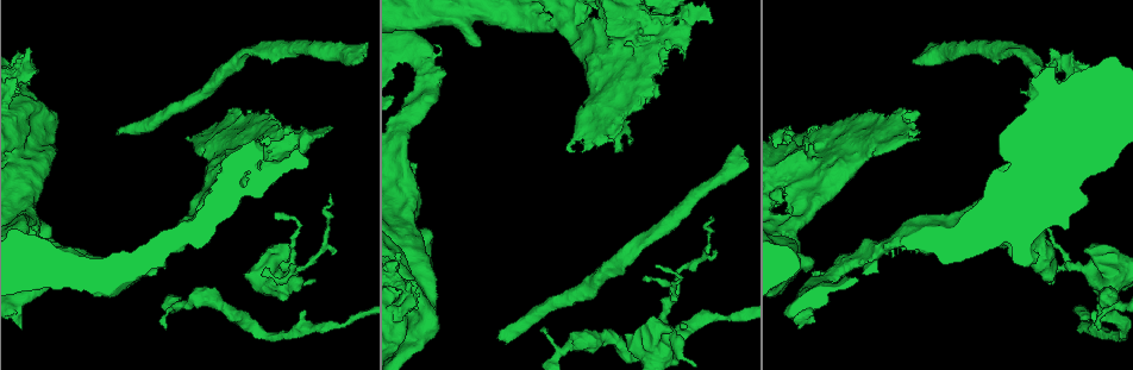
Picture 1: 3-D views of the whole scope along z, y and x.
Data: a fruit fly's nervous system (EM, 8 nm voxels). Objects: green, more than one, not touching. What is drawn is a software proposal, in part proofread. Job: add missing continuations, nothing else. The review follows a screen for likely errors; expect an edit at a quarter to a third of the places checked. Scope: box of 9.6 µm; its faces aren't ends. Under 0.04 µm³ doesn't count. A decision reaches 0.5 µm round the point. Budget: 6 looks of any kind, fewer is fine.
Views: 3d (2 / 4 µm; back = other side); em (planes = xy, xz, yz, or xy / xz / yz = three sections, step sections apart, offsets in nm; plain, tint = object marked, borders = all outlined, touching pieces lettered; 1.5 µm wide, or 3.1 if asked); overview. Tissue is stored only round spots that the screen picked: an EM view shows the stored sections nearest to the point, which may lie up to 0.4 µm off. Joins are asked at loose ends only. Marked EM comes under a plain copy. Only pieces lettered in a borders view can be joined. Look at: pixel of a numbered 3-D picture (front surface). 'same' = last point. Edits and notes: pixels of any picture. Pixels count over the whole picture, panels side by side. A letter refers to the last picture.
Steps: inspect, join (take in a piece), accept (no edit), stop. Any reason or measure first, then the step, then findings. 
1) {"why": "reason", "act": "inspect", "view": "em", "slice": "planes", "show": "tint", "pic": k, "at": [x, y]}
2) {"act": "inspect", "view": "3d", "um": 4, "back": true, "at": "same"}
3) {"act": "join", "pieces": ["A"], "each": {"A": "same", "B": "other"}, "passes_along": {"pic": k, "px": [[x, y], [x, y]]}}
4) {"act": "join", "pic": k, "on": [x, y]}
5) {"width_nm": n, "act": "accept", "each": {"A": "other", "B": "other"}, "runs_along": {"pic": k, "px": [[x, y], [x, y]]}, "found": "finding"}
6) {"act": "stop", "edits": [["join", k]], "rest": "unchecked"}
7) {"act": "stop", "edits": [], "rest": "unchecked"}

{"why": "branch stops here", "act": "inspect", "view": "em", "slice": "planes", "show": "borders", "pic": 1, "at": [331, 127]}

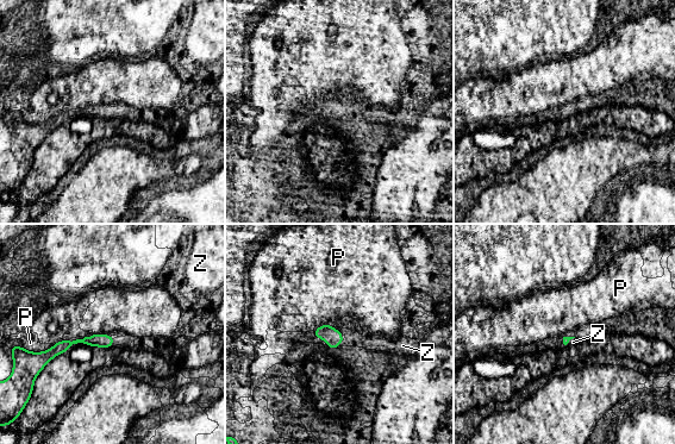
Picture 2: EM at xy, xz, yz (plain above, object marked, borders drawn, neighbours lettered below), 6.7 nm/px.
{"act": "accept", "each": {"P": "other", "Z": "other"}, "border": {"pic": 2, "px": [[116, 338], [110, 348]]}, "found": "no lettered piece goes on from it"}

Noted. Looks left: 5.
{"why": "free end", "act": "inspect", "view": "em", "slice": "planes", "show": "borders", "pic": 1, "at": [438, 46]}

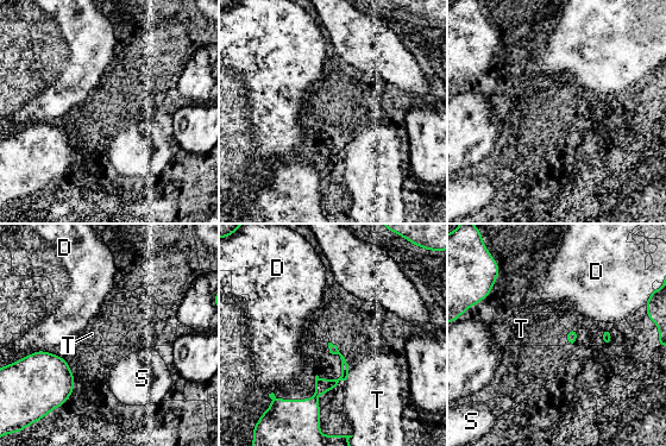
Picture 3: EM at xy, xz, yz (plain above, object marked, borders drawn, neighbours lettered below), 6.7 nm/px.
{"act": "accept", "each": {"D": "other", "S": "other", "T": "other"}, "border": {"pic": 3, "px": [[331, 341], [347, 364], [345, 381]]}, "found": "no lettered piece goes on from it"}

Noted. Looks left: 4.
{"why": "thick end", "act": "inspect", "view": "em", "slice": "planes", "show": "borders", "pic": 1, "at": [1048, 280]}

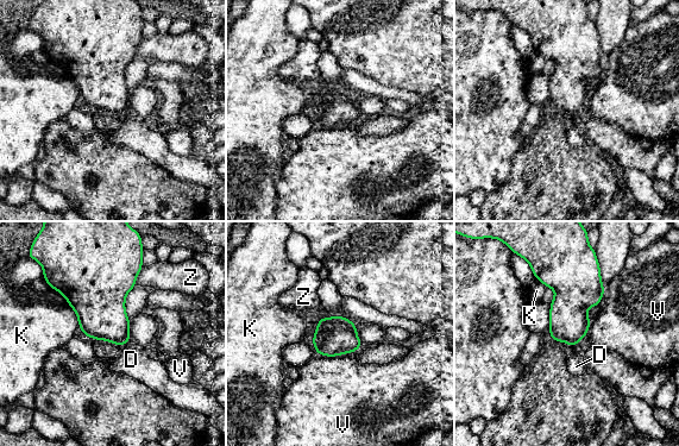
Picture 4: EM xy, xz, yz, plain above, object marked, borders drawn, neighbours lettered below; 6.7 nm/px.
{"act": "join", "pieces": ["D"], "each": {"D": "same", "K": "other", "V": "other", "Z": "other"}, "found": "the neuron continues"}

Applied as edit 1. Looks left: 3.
{"act": "stop", "edits": [["join", 4]], "rest": "unchecked"}

